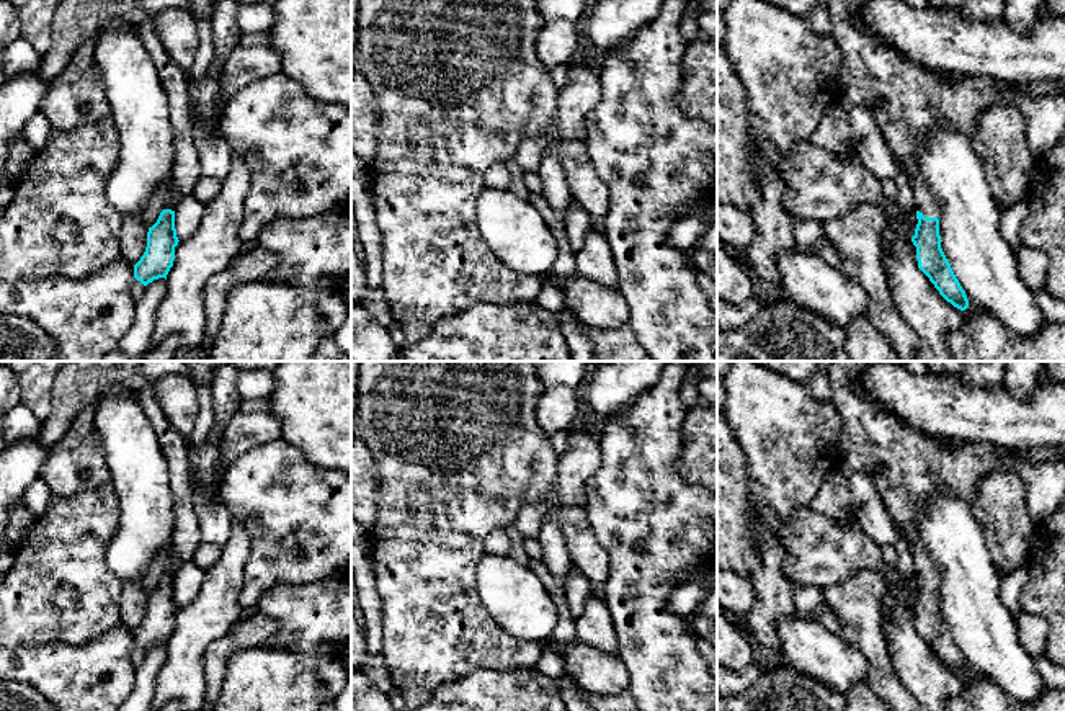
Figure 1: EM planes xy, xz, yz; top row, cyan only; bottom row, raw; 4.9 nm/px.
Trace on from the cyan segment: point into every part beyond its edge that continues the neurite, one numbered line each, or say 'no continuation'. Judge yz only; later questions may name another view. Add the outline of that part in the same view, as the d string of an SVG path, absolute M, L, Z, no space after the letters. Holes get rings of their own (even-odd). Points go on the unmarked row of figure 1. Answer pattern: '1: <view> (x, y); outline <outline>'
1: yz (905, 465); outline M831 361L827 378L831 386L831 404L836 407L843 420L843 430L840 435L838 464L844 472L864 471L872 476L876 487L885 503L893 523L898 525L910 539L913 554L913 570L925 584L939 584L939 574L933 561L929 559L926 548L918 536L916 520L920 516L920 505L936 489L949 489L967 505L972 507L975 500L977 484L993 471L1014 471L1027 485L1027 512L1034 525L1039 525L1045 516L1052 515L1065 497L1065 448L1044 446L1032 449L1009 449L996 446L988 441L969 441L962 440L959 446L949 446L944 438L936 438L921 433L898 417L885 412L874 399L871 399L858 384L859 374L872 361Z

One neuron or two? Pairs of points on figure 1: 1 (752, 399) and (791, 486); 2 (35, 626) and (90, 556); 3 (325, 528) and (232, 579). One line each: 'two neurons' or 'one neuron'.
1: one neuron
2: one neuron
3: two neurons

